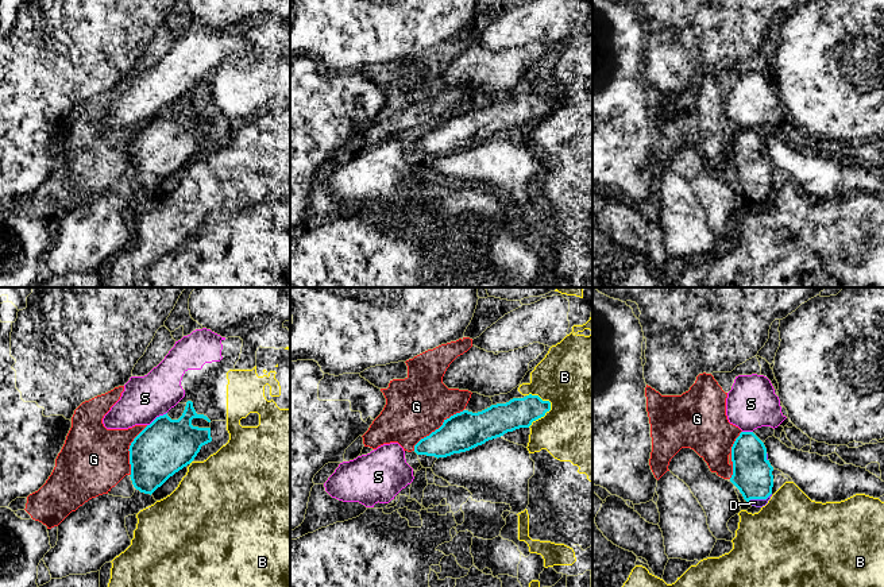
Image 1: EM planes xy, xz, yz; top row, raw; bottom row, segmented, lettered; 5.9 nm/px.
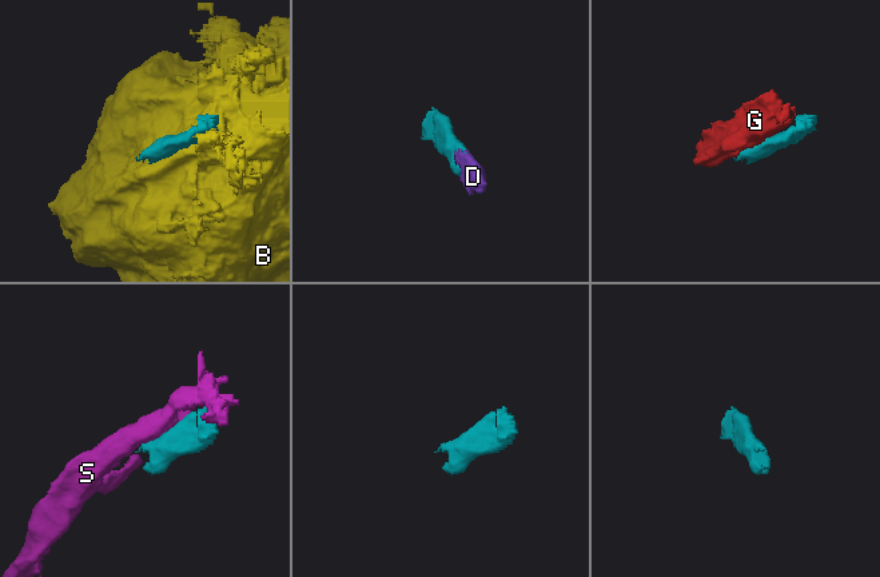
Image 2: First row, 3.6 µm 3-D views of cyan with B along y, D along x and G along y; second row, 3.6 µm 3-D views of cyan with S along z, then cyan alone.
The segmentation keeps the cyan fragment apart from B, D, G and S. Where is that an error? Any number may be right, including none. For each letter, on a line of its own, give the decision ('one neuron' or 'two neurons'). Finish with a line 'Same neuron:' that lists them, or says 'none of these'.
B: two neurons
D: one neuron
G: two neurons
S: two neurons
Same neuron: D

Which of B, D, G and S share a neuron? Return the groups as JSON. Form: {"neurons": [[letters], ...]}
{"neurons": [["B"], ["D"], ["G"], ["S"]]}

